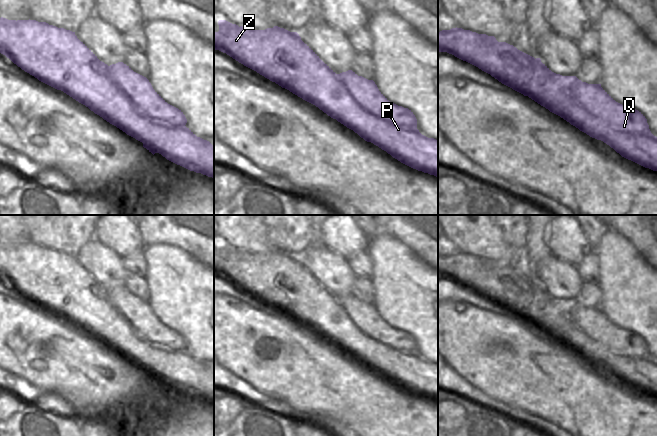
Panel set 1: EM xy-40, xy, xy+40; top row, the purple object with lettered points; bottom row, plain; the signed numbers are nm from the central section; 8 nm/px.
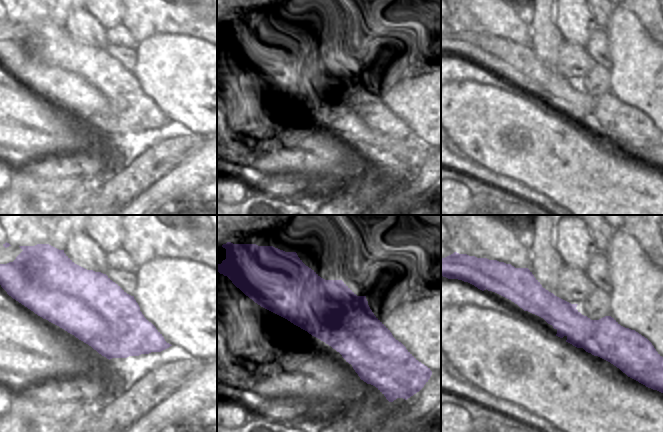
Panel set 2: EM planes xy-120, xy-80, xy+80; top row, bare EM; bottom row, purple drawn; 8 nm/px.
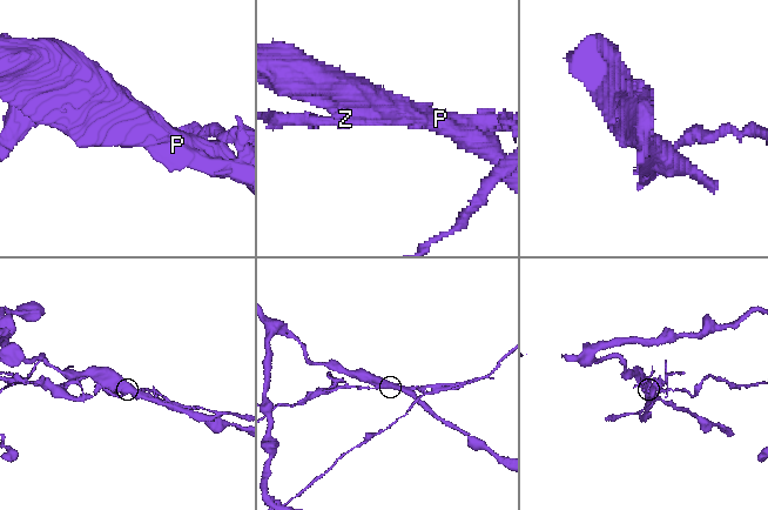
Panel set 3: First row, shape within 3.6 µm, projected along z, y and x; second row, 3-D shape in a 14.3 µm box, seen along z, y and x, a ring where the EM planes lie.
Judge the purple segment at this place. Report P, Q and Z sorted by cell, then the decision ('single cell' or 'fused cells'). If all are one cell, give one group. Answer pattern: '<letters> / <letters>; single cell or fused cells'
P Z / Q; fused cells

